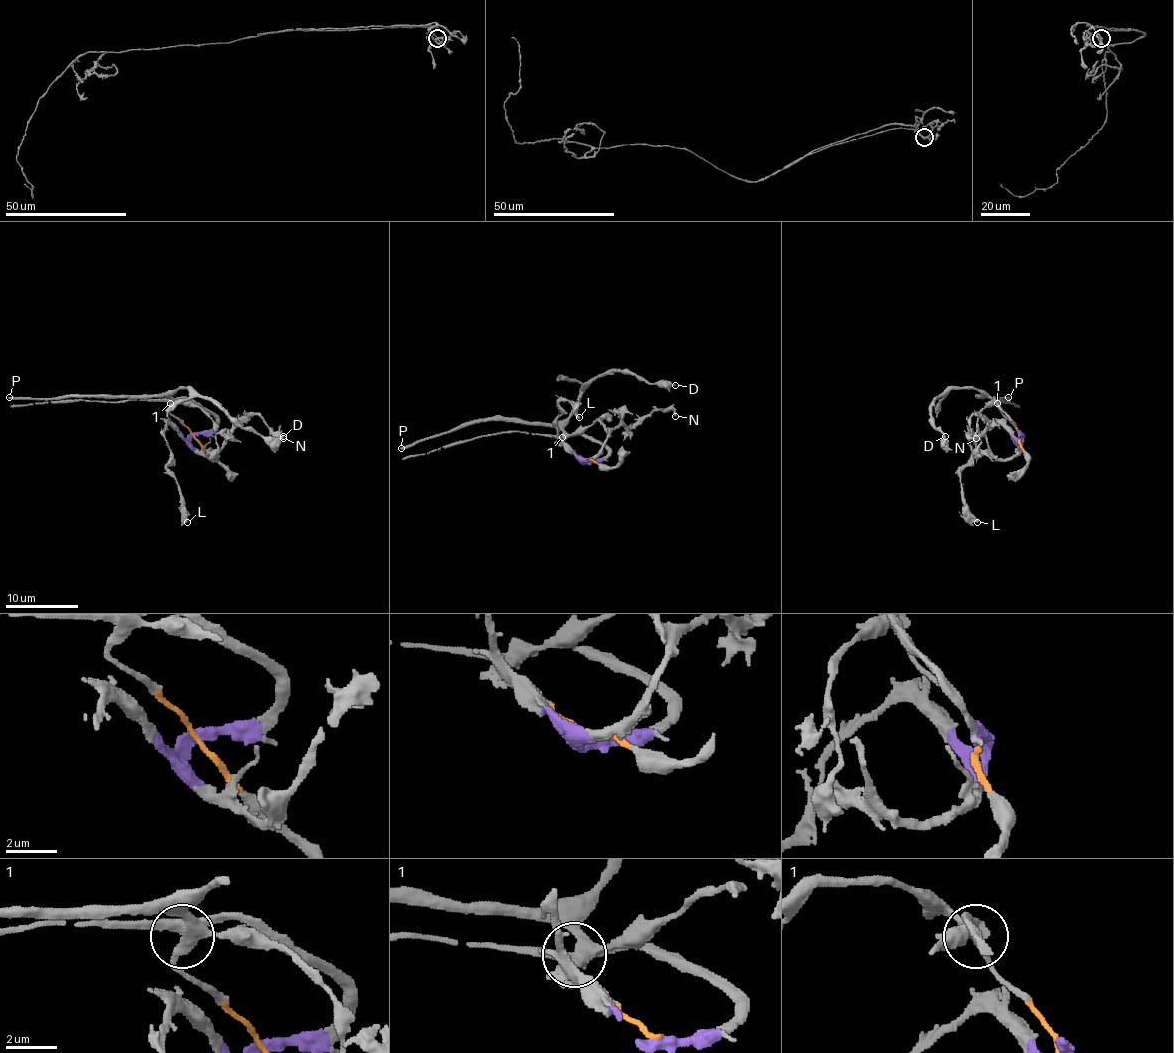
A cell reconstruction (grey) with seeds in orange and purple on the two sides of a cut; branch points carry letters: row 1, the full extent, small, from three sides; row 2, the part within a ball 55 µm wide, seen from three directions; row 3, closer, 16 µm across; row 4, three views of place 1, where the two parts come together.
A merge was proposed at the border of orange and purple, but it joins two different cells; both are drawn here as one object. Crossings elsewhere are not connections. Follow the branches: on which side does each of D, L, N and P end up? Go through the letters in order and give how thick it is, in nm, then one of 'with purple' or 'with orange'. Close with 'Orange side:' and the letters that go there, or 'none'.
D: 170 nm | with orange
L: 280 nm | with purple
N: 200 nm | with purple
P: 320 nm | with orange
Orange side: D, P

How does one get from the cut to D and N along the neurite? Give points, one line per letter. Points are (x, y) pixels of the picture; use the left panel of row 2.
D: (192, 435), (169, 411), (180, 388), (192, 388), (216, 402), (244, 428), (265, 437), (280, 439), (284, 435)
N: (192, 433), (191, 444), (212, 459), (223, 441), (253, 415), (262, 419), (284, 439)

